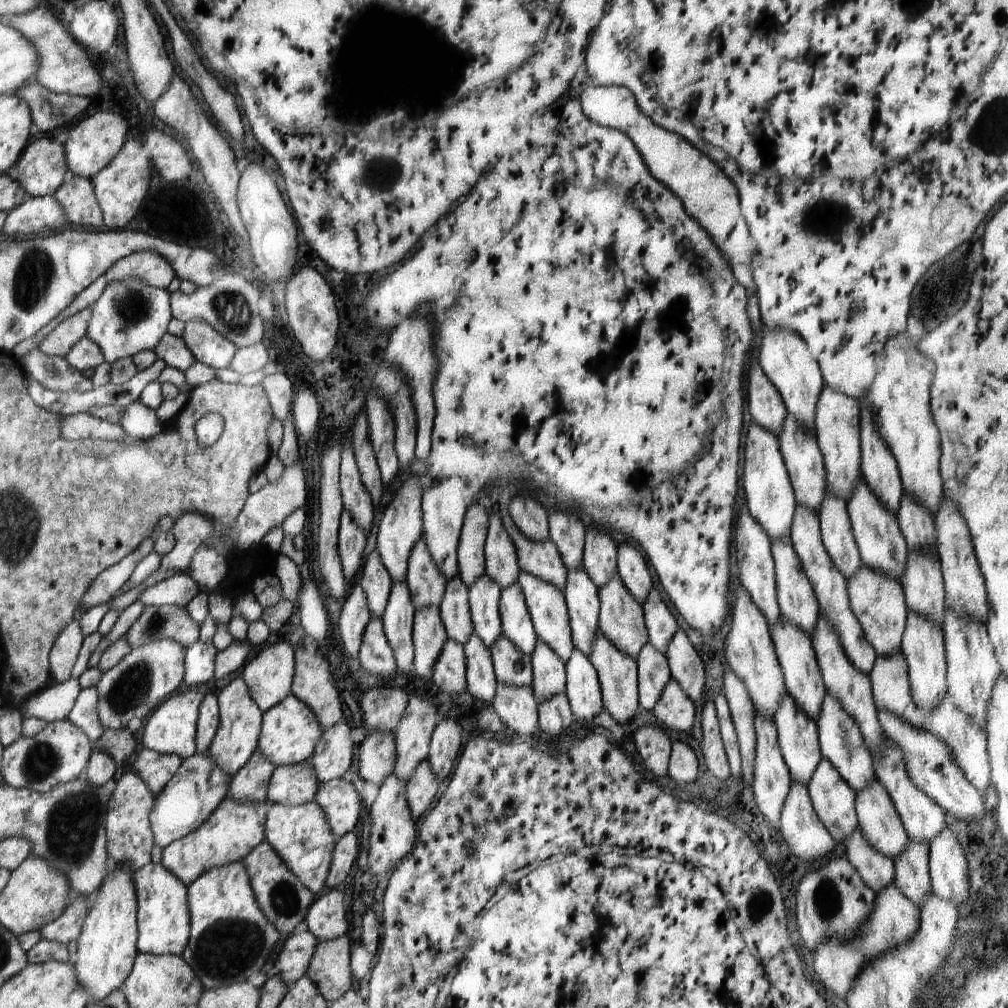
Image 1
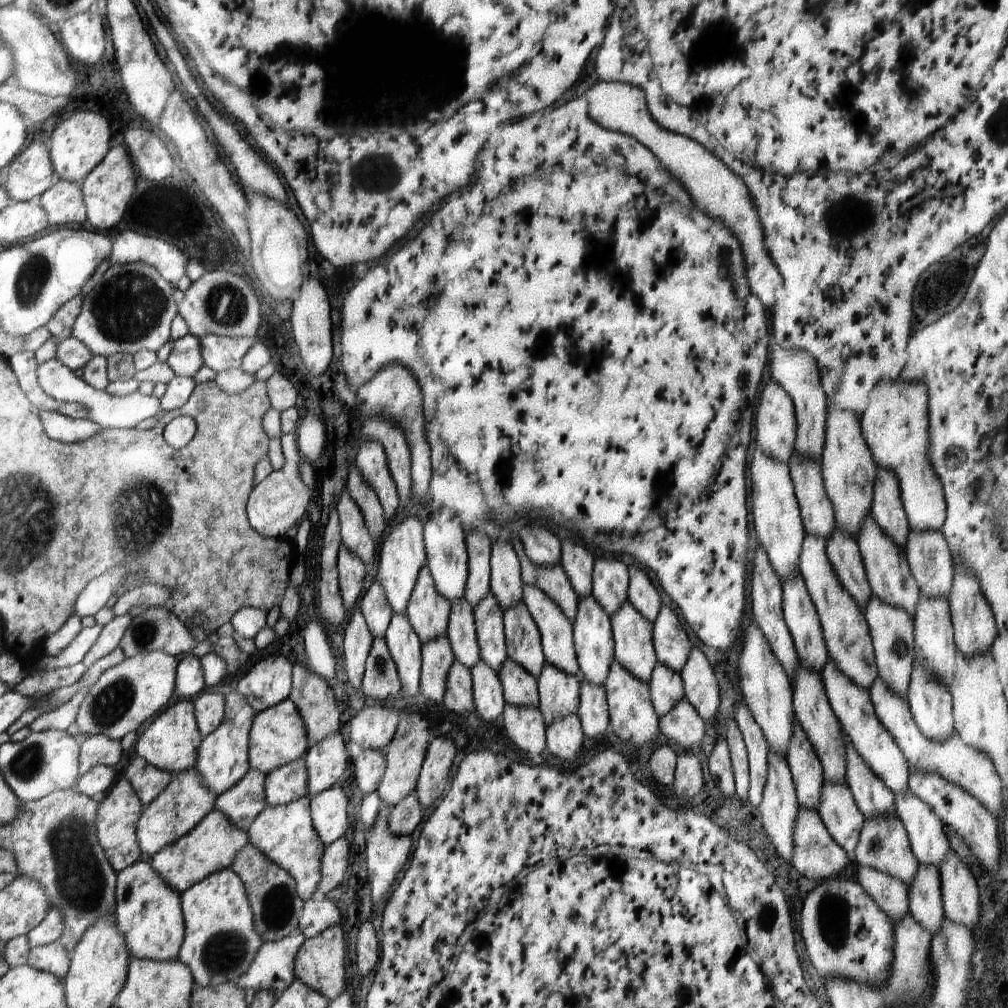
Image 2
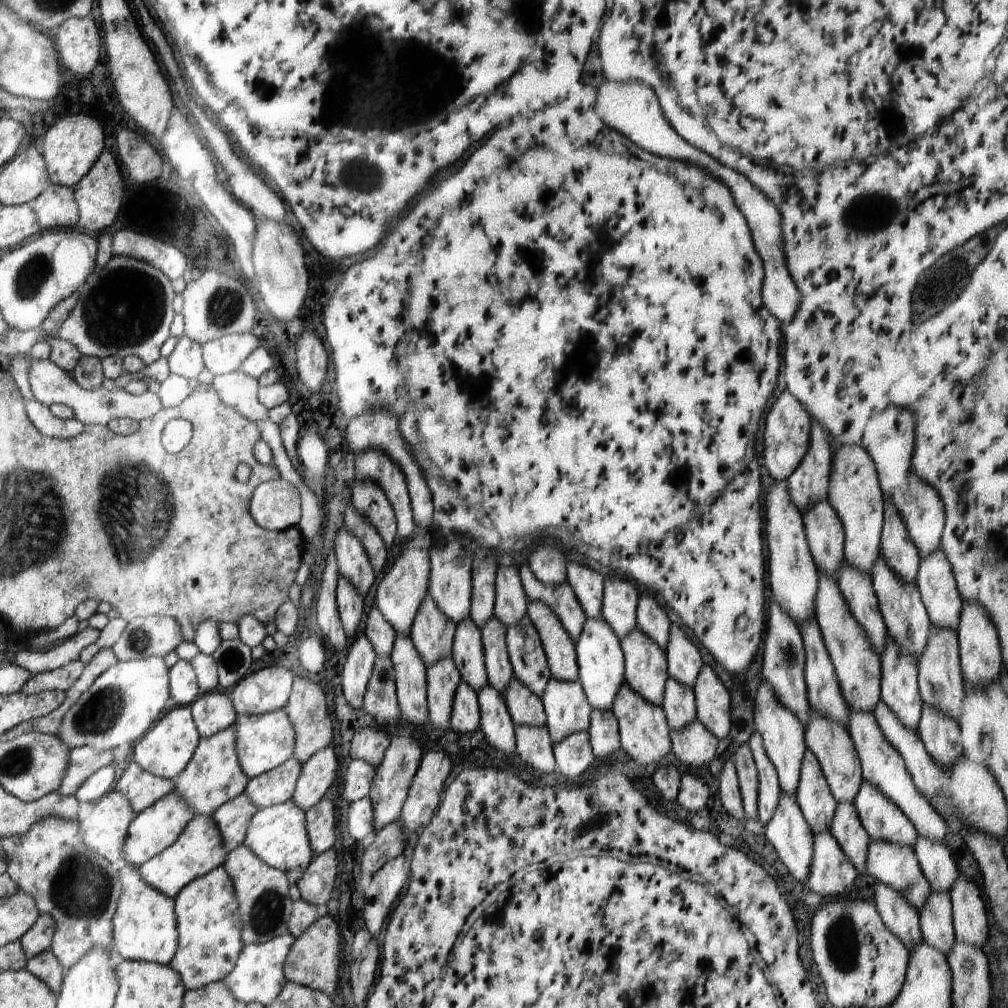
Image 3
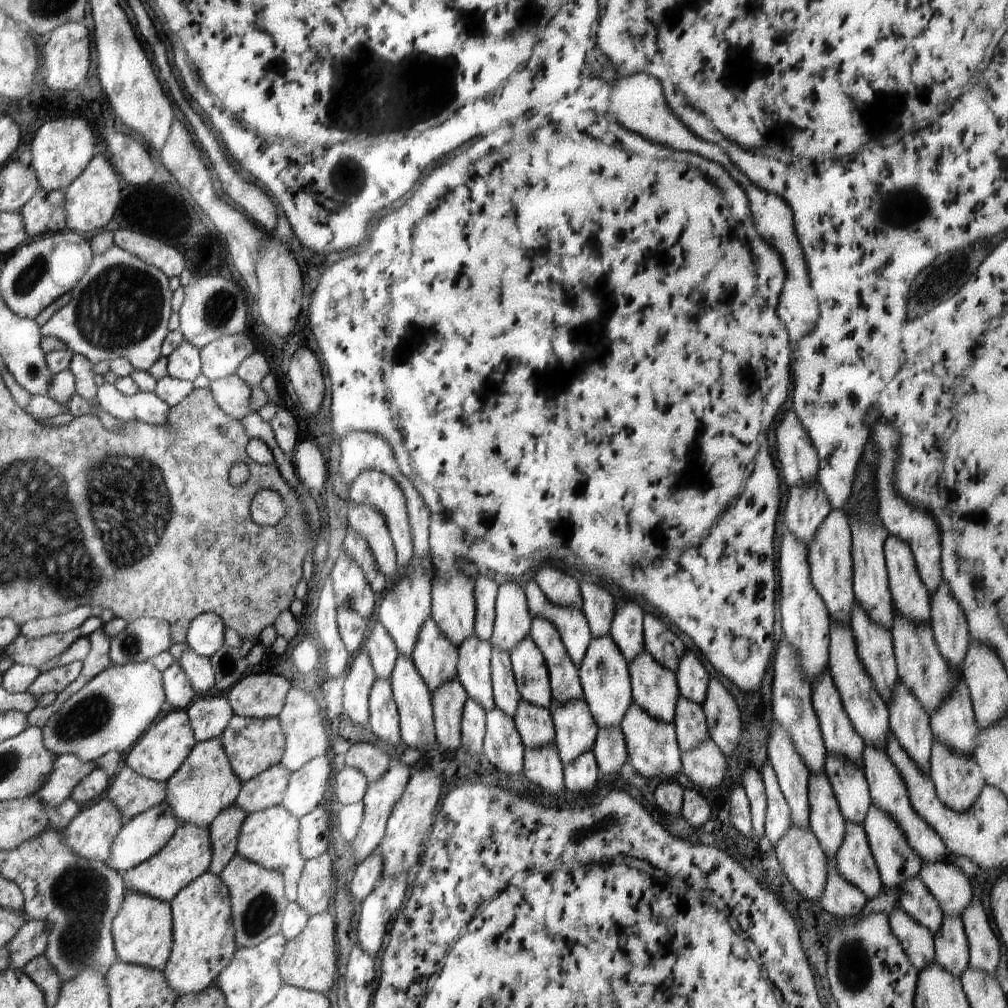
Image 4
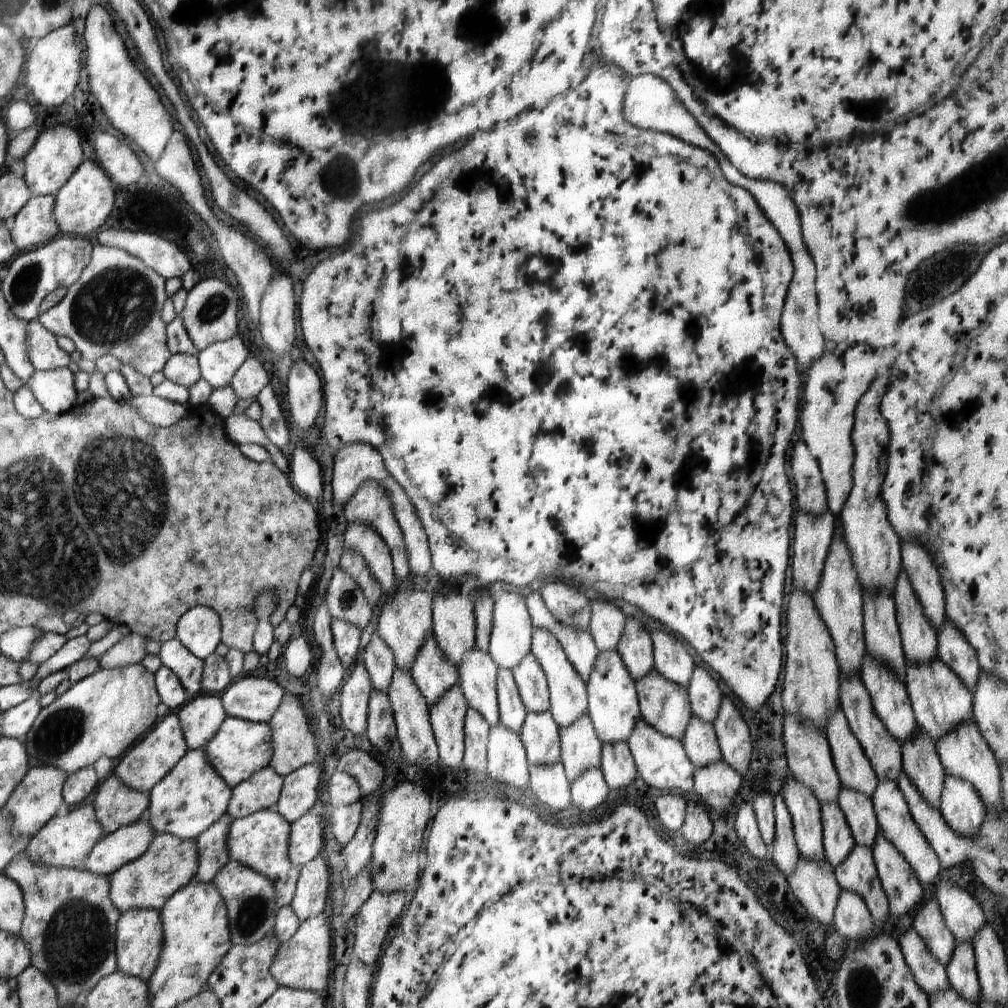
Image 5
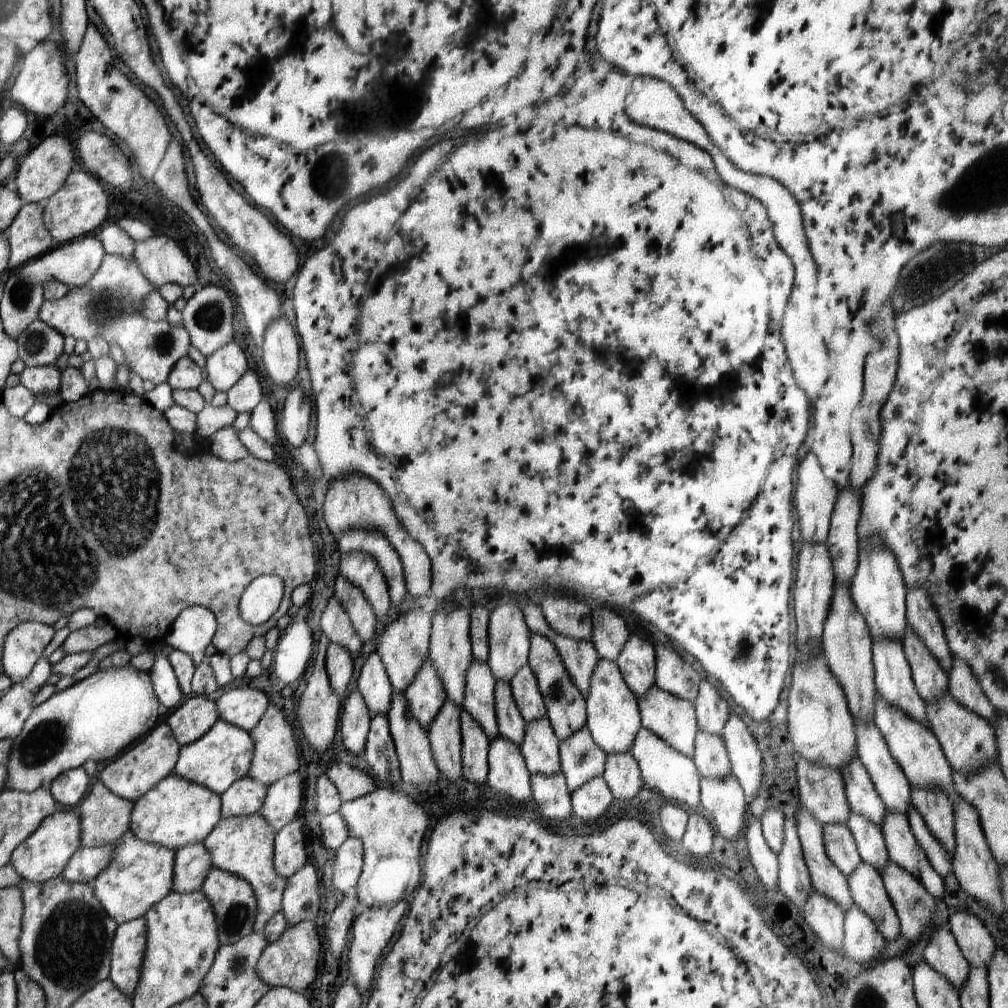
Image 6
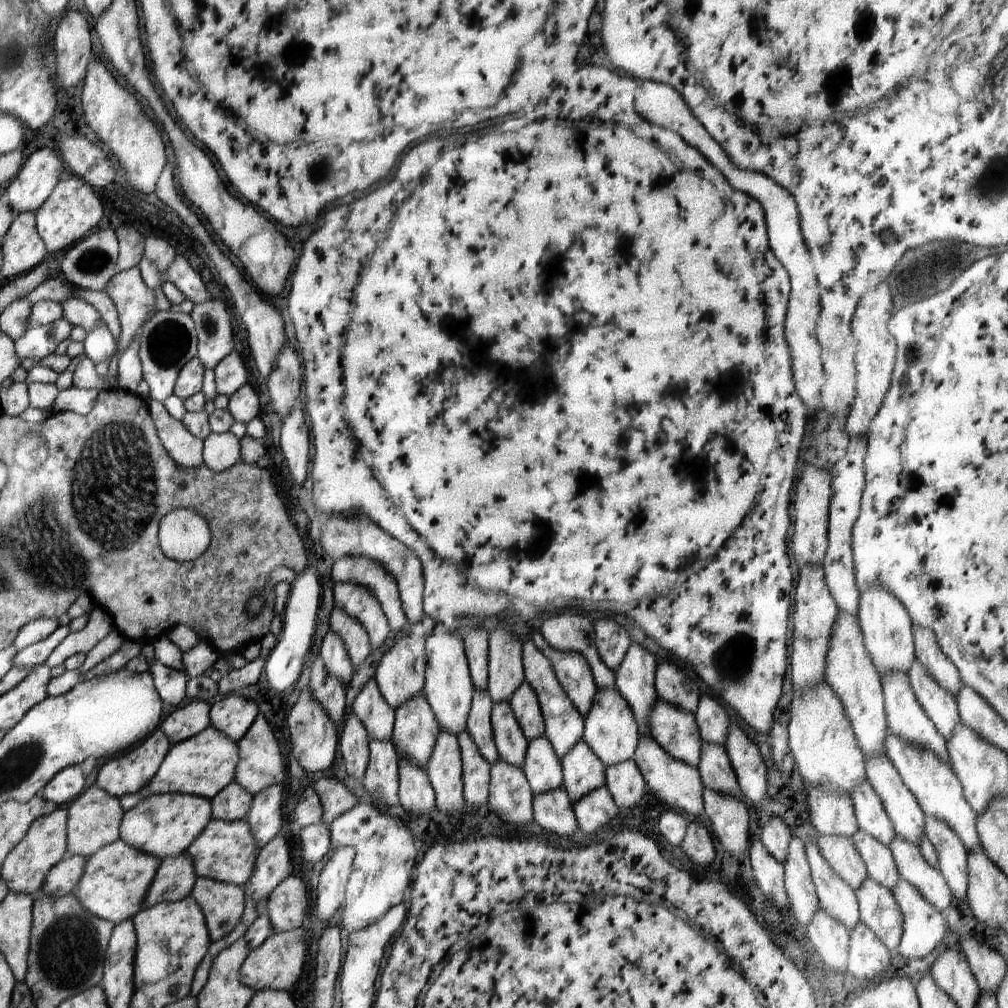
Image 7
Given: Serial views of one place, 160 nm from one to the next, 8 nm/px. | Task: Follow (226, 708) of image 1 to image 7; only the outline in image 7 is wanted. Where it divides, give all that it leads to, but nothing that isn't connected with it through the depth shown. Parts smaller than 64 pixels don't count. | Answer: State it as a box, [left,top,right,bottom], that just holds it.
[120,793,213,860]

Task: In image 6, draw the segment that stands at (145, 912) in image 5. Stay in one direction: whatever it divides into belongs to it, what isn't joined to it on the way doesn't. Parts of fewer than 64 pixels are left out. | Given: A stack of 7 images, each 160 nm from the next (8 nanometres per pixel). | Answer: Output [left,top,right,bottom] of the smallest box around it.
[110,917,147,996]

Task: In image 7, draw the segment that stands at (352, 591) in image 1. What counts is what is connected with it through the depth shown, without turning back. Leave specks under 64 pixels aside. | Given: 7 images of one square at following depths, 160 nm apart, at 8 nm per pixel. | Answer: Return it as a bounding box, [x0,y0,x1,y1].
[339,716,369,780]

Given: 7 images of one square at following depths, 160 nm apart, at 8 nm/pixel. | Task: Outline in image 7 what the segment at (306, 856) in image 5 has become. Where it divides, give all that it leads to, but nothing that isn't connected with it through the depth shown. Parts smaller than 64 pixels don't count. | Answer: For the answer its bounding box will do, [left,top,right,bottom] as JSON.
[244,833,292,900]

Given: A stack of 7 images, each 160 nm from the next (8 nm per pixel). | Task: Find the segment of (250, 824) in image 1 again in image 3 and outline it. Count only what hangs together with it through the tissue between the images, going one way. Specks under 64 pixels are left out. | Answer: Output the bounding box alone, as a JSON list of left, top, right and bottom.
[138,815,228,899]

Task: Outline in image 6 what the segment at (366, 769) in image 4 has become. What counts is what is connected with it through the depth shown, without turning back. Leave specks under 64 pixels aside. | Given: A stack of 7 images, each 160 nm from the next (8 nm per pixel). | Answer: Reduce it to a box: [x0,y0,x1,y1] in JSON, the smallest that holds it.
[327,762,376,801]

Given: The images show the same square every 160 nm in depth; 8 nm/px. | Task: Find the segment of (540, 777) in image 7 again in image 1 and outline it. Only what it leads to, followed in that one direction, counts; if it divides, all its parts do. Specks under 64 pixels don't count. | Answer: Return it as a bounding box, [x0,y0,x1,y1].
[489,633,533,686]

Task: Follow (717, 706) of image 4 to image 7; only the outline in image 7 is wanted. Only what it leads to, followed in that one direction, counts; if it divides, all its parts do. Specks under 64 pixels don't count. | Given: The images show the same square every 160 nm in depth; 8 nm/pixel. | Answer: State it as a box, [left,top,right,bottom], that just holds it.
[724,724,767,804]

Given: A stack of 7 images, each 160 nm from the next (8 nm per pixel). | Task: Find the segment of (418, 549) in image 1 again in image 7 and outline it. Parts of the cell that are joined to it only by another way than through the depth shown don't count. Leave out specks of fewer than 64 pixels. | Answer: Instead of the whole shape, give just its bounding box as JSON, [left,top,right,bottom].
[390,694,440,769]

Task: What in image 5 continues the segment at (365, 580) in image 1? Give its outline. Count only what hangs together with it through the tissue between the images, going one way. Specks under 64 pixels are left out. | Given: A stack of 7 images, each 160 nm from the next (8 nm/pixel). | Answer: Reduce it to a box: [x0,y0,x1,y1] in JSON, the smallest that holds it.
[362,631,397,694]

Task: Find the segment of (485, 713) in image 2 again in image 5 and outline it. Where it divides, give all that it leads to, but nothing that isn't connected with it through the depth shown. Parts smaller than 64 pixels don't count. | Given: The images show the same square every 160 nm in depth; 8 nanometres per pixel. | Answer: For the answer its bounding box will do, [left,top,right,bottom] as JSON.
[487,721,529,792]

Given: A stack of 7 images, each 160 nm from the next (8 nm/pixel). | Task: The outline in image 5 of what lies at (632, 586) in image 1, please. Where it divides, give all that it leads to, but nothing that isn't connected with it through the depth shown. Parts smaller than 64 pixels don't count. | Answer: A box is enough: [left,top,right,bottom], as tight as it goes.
[649,629,695,686]

